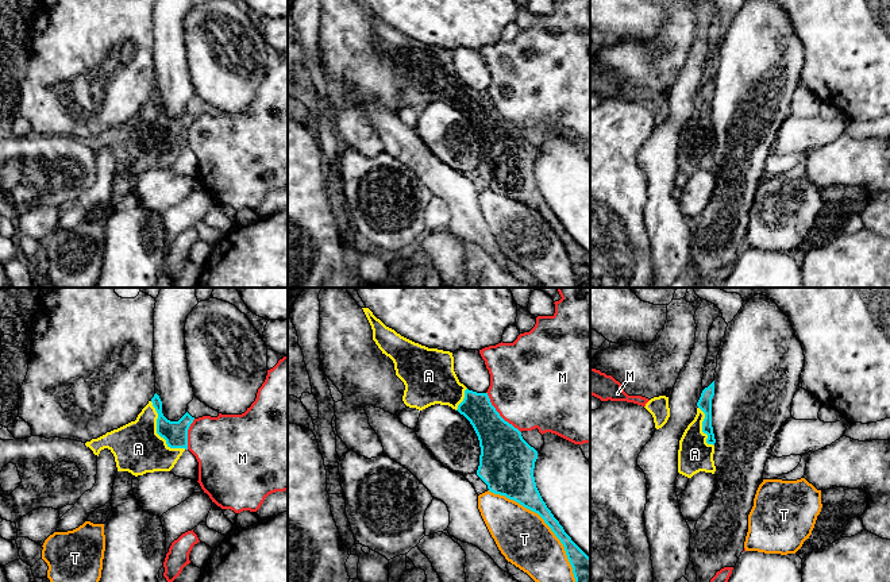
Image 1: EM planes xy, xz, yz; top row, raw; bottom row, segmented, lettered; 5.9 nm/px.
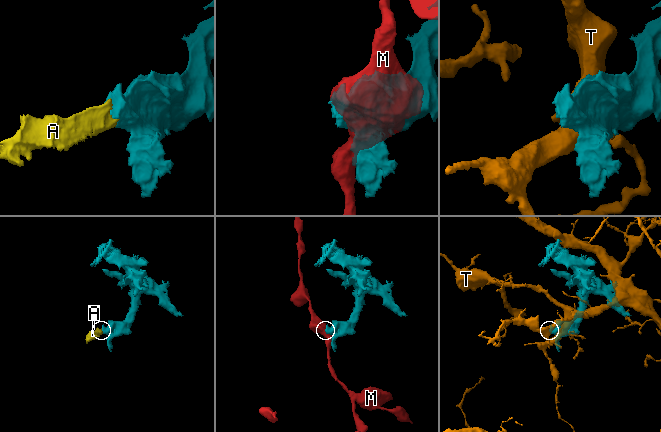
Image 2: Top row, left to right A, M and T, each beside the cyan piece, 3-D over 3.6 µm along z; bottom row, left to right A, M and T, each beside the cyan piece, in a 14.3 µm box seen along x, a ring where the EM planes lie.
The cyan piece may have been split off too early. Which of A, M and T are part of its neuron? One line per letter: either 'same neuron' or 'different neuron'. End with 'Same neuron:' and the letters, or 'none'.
A: same neuron
M: different neuron
T: different neuron
Same neuron: A

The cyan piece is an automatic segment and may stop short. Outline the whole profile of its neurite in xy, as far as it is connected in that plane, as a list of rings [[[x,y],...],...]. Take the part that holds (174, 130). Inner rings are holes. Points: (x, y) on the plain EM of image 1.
[[[155,90],[135,119],[92,136],[85,143],[97,154],[101,147],[108,146],[115,154],[117,169],[128,169],[135,174],[154,169],[170,169],[182,150],[188,147],[188,127],[193,117],[194,115],[188,109],[178,119],[167,117],[162,111],[162,99]]]

